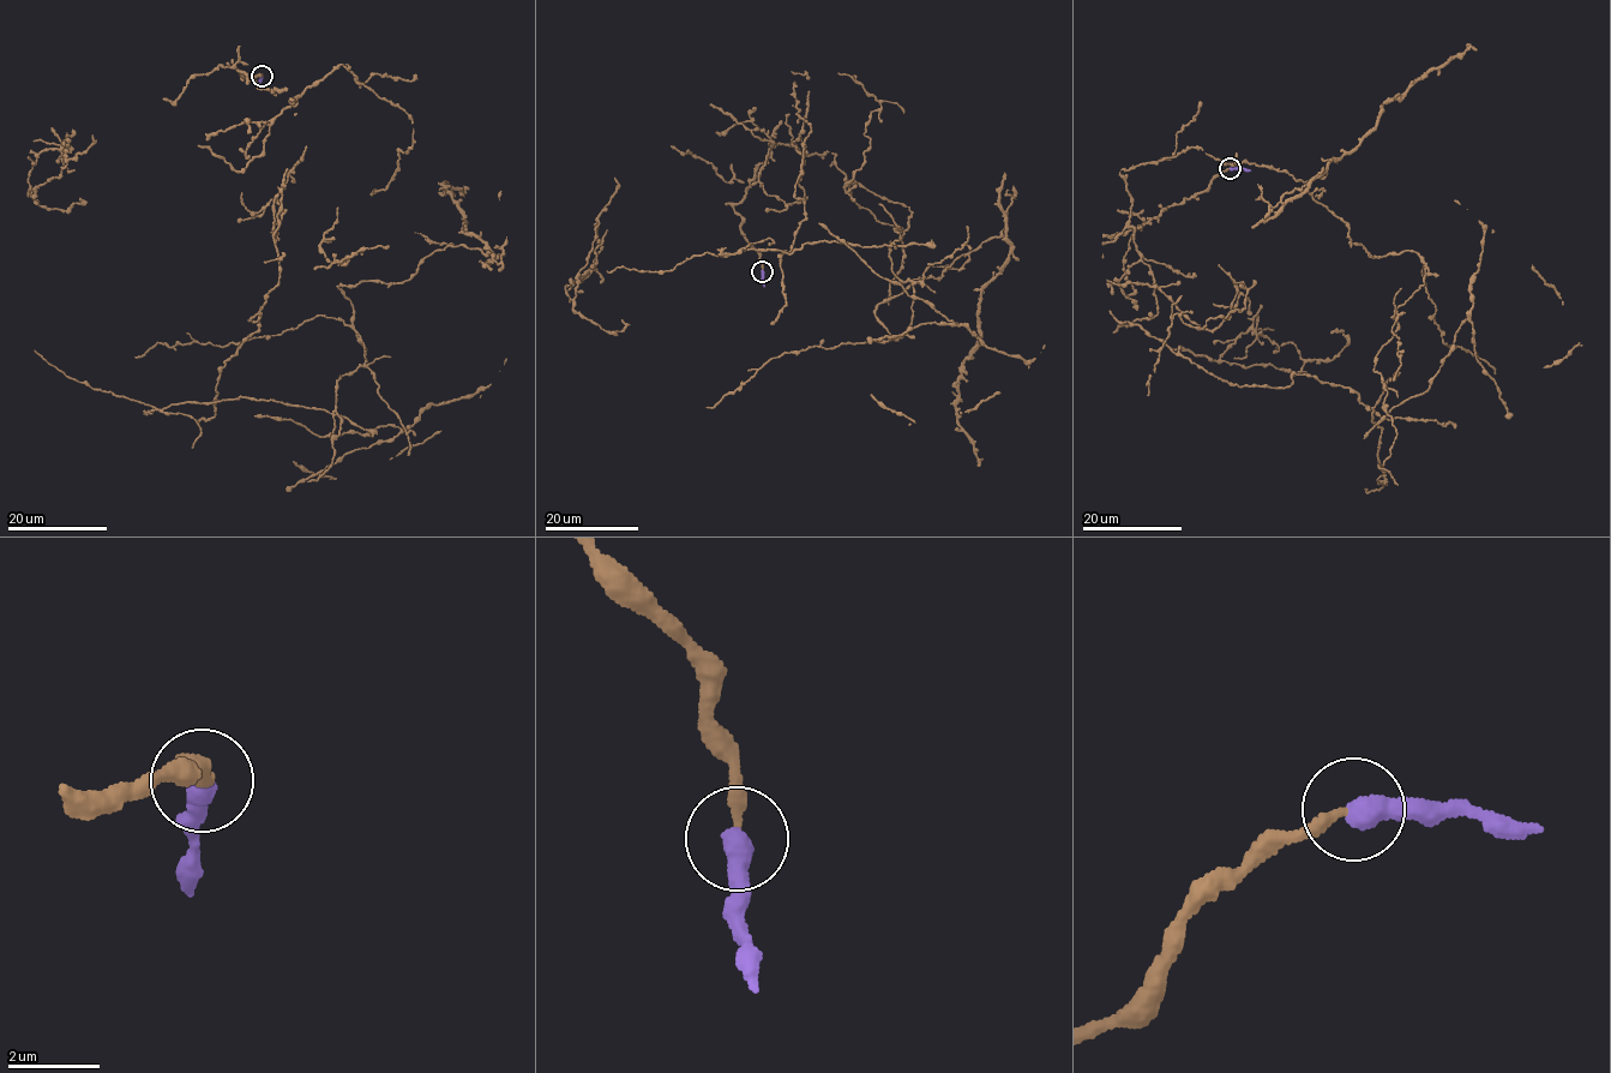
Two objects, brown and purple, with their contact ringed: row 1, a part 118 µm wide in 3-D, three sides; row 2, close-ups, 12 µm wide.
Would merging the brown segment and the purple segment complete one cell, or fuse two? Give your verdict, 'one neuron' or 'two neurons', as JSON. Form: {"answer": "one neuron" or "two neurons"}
{"answer": "one neuron"}

